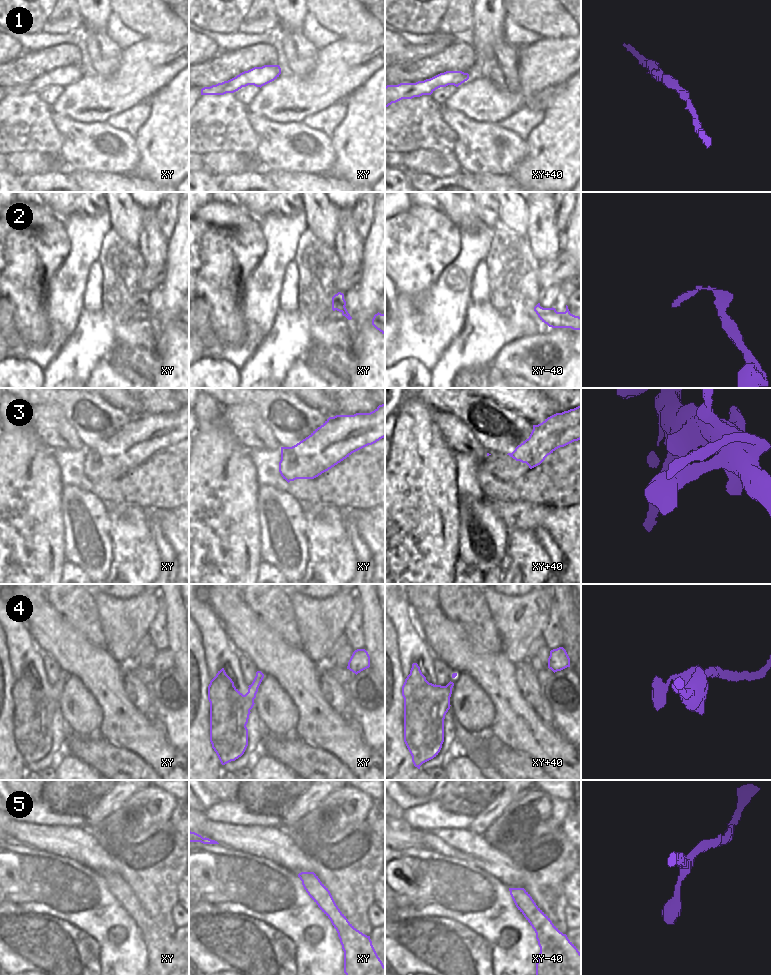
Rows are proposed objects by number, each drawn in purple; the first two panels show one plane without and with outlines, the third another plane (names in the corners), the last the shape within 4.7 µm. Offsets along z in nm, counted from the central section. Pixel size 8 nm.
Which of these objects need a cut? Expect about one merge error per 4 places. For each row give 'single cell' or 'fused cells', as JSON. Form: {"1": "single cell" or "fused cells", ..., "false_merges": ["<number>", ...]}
{"1": "single cell", "2": "single cell", "3": "single cell", "4": "single cell", "5": "single cell", "false_merges": []}

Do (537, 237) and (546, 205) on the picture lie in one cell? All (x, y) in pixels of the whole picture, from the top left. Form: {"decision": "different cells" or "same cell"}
{"decision": "same cell"}

